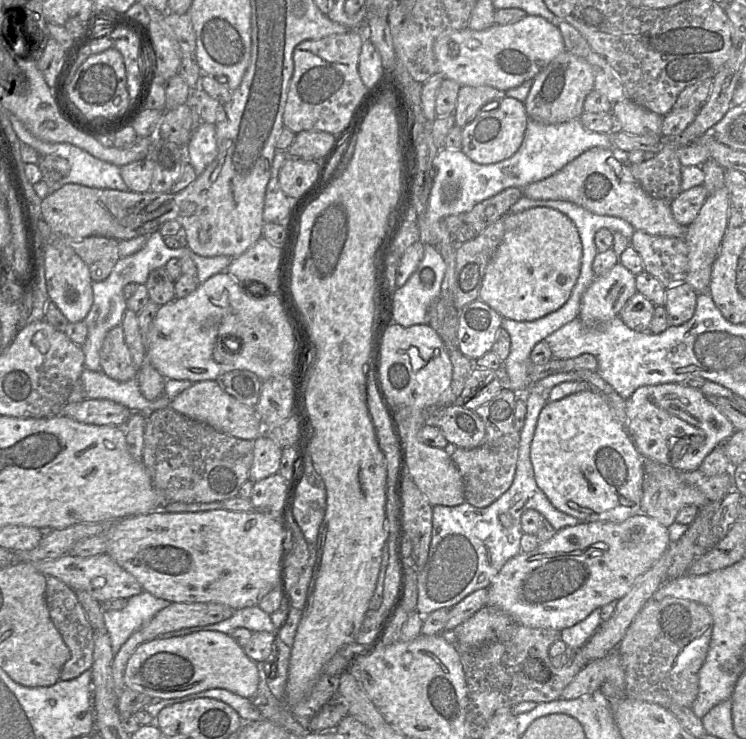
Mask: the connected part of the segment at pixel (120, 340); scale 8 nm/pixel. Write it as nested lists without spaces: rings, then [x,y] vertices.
[[[121,325],[106,334],[100,350],[100,364],[111,379],[126,382],[137,378],[140,369],[133,363]]]

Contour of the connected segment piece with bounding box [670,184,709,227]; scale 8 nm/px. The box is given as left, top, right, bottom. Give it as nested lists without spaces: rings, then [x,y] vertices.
[[[703,184],[682,191],[670,203],[675,221],[688,227],[699,214],[708,196],[709,193]]]

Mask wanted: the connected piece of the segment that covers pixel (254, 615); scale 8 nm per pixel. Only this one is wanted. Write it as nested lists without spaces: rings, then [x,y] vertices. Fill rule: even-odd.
[[[256,605],[236,610],[230,618],[215,624],[184,628],[178,631],[163,634],[157,638],[185,636],[199,631],[219,631],[229,634],[237,628],[246,628],[252,633],[261,631],[270,633],[277,632],[276,626],[273,624],[270,615]]]

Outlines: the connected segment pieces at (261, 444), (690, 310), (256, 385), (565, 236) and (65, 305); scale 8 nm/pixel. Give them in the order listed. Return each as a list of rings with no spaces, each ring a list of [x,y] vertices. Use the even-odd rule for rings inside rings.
[[[263,433],[254,441],[252,465],[249,470],[249,480],[256,483],[278,473],[283,449],[274,440]]]
[[[686,282],[666,288],[664,307],[669,326],[678,326],[694,314],[698,293]]]
[[[233,370],[216,379],[220,388],[241,403],[256,407],[262,386],[262,380],[248,370]]]
[[[532,207],[504,217],[505,233],[489,262],[479,292],[479,300],[486,303],[502,318],[514,321],[534,321],[563,306],[580,274],[582,243],[574,223],[565,214],[548,207]]]
[[[53,242],[45,252],[46,289],[54,303],[70,323],[83,321],[93,305],[92,278],[85,262],[68,245]]]

